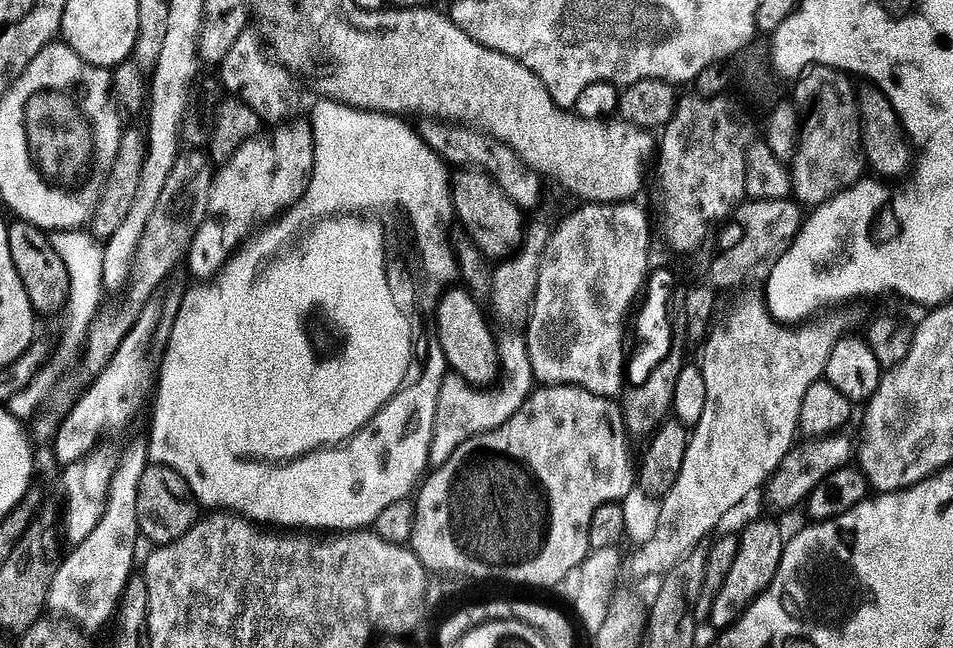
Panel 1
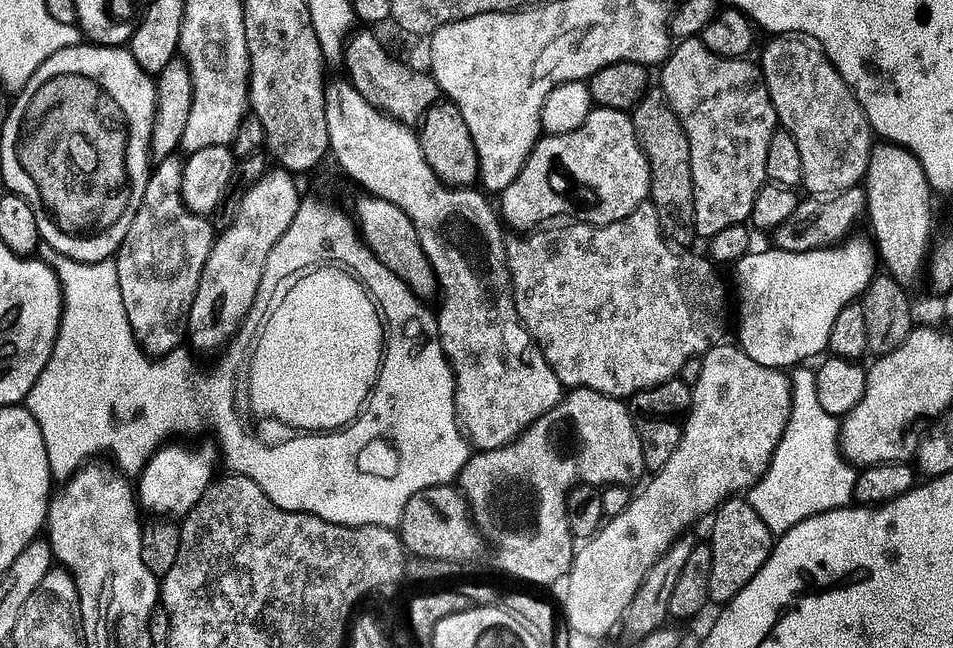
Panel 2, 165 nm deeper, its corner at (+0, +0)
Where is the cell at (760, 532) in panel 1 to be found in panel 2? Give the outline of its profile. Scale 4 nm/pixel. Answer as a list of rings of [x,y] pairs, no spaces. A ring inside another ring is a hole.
[[[738,496],[726,500],[712,521],[714,524],[708,537],[712,552],[708,597],[712,604],[726,606],[757,576],[772,556],[776,538],[751,503]]]

